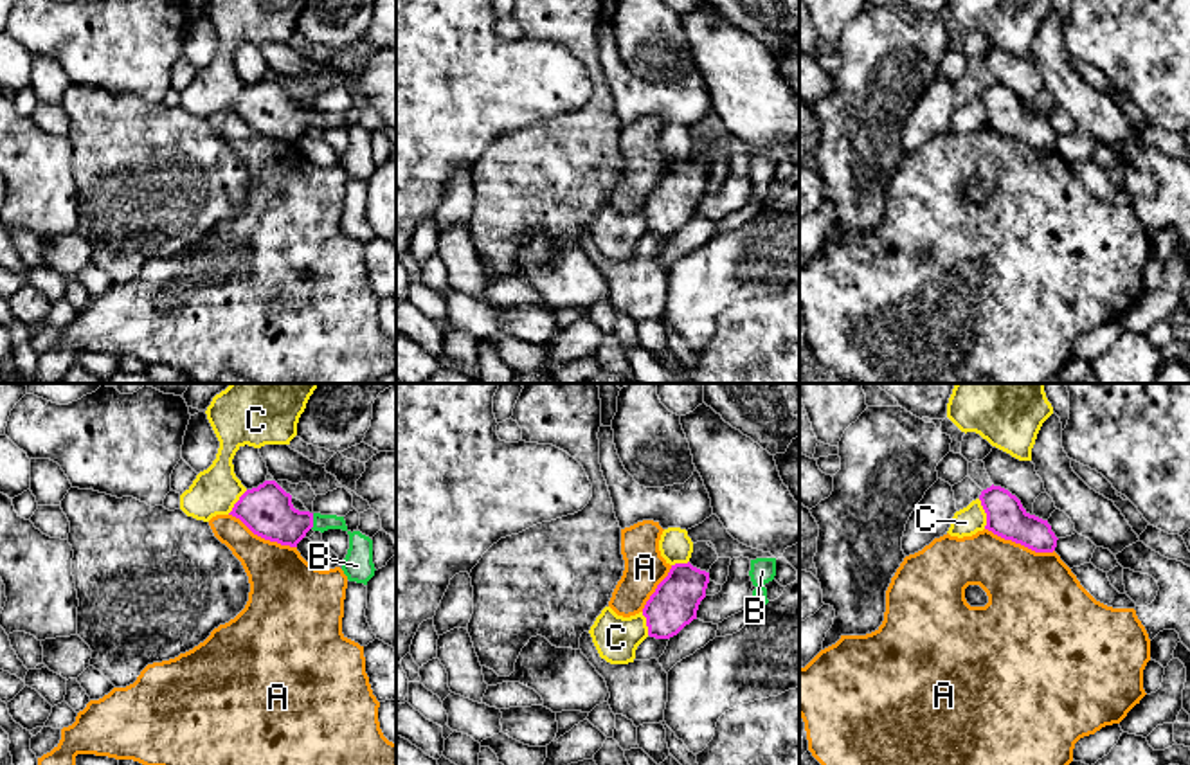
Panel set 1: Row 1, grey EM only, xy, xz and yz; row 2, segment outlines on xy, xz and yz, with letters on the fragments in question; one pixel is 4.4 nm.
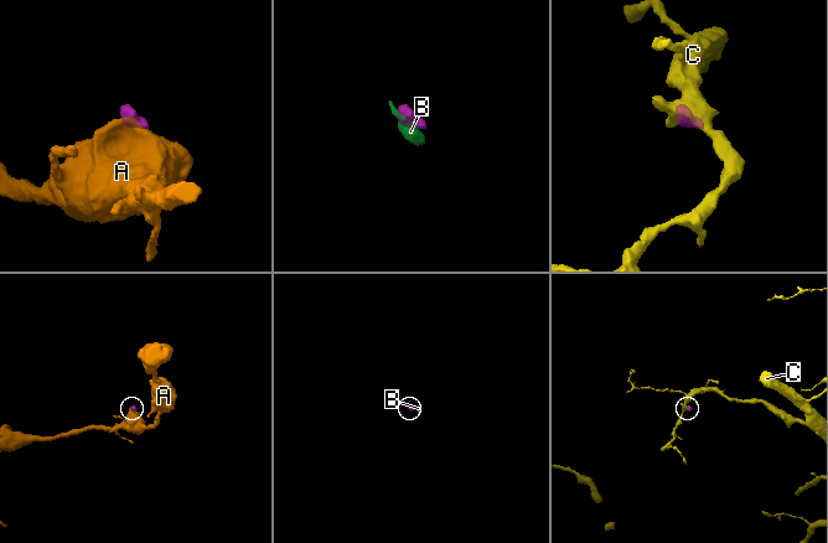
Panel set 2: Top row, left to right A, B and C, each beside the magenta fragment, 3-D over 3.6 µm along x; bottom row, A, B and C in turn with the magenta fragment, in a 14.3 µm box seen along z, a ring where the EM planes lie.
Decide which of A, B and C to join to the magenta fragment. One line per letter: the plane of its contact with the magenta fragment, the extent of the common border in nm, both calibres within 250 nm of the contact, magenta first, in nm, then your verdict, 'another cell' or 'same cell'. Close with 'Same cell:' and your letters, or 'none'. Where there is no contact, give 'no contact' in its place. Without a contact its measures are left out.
A: yz | 320 nm | 180/400 nm | another cell
B: xy | 70 nm | 220/110 nm | same cell
C: yz | 140 nm | 180/130 nm | another cell
Same cell: B

